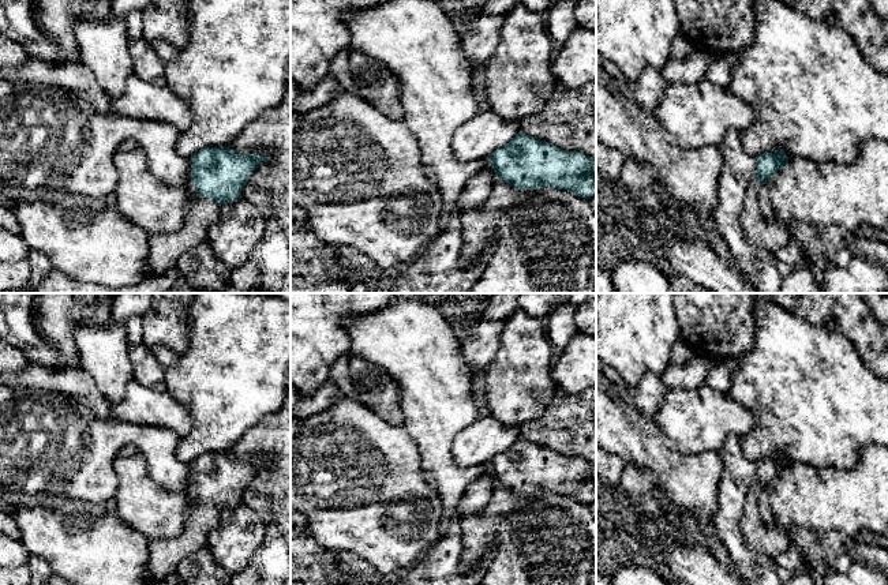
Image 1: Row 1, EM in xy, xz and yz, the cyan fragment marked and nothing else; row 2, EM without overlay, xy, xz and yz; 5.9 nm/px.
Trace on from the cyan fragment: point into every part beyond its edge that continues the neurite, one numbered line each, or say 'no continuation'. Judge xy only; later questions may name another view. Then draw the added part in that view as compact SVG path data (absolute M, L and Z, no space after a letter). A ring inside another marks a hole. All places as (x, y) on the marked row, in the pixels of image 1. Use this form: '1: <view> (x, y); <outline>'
1: xy (165, 250); M191 180L188 184L190 202L180 230L149 235L147 277L161 275L177 265L179 259L191 248L207 240L207 229L217 222L220 205L203 198Z

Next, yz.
1: yz (759, 231); M757 180L749 185L739 221L749 245L773 252L790 244L790 236L782 222L768 220L763 213L760 190Z

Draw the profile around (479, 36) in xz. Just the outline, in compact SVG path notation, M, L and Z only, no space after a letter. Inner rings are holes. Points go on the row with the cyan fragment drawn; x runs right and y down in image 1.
M477 15L462 20L460 45L472 71L486 65L494 53L505 15Z

